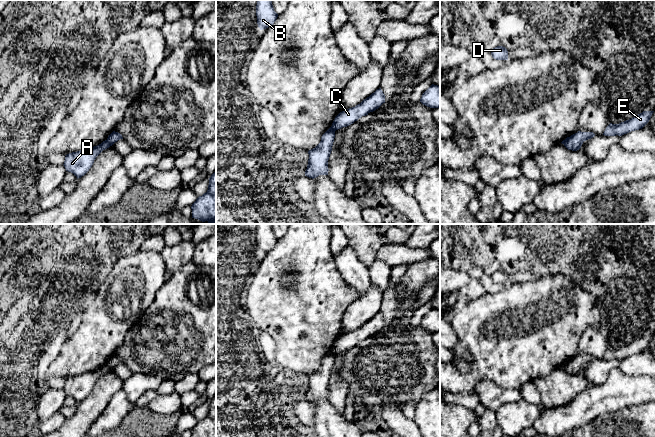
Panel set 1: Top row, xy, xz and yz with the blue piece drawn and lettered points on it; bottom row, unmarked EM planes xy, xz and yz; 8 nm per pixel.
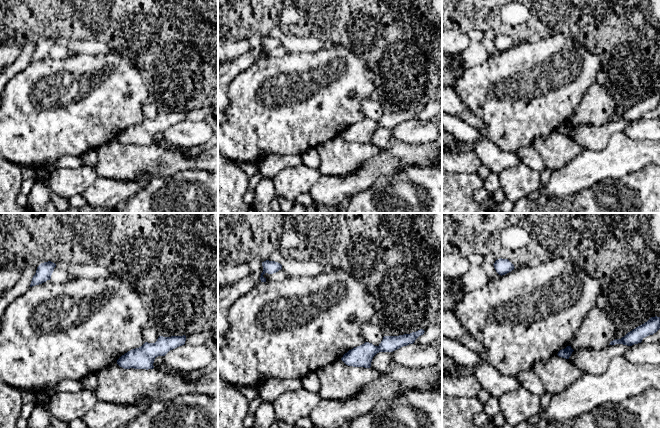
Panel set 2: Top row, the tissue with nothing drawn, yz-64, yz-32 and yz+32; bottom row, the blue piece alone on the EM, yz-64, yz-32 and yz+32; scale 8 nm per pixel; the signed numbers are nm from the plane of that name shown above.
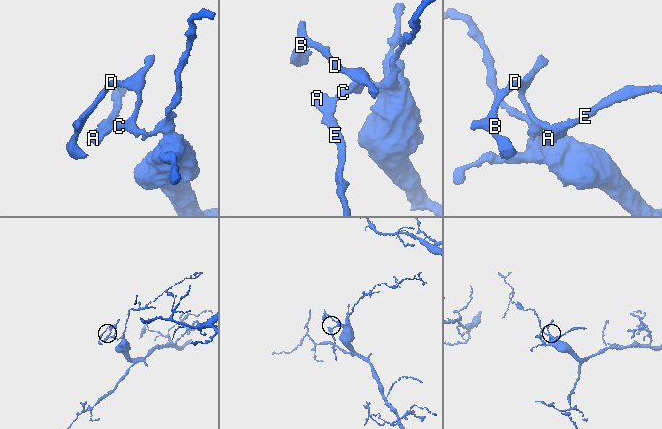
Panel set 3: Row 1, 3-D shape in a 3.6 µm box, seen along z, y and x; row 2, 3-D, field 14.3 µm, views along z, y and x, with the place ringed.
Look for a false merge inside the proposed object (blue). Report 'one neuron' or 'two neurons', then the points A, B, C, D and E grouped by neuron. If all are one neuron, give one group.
two neurons; A E / B C D

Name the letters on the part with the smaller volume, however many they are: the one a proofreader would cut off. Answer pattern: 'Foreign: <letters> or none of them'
Foreign: A, E

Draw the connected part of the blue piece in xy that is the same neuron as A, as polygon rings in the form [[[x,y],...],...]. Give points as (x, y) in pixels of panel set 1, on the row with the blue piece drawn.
[[[105,140],[97,146],[69,153],[65,155],[66,157],[63,165],[66,171],[73,173],[77,179],[81,178],[92,167],[96,157],[110,146],[108,140]]]

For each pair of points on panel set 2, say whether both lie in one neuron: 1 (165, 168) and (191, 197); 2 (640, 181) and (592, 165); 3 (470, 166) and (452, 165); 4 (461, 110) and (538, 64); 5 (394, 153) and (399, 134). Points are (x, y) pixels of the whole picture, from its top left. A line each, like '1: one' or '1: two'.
1: two
2: two
3: one
4: two
5: two

